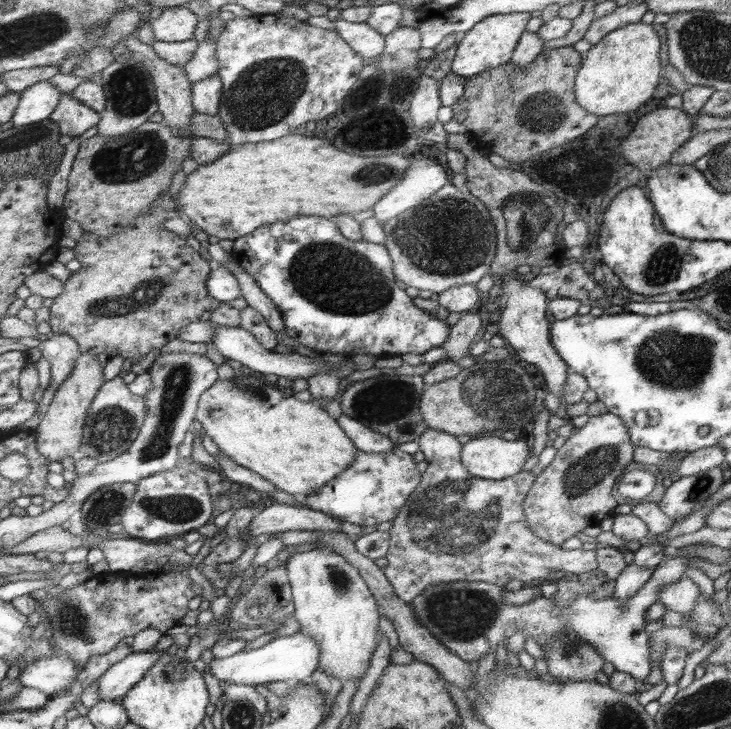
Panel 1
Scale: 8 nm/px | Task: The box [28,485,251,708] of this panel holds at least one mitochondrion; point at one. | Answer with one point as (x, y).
(70, 619)

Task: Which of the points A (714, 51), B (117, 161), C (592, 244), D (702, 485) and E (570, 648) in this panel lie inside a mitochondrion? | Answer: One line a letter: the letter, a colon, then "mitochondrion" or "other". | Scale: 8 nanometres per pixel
A: mitochondrion
B: mitochondrion
C: other
D: mitochondrion
E: mitochondrion

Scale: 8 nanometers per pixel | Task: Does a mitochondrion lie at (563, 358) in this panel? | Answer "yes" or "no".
no

